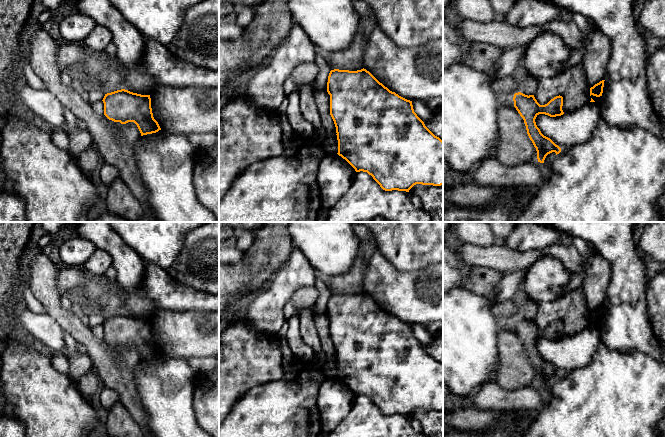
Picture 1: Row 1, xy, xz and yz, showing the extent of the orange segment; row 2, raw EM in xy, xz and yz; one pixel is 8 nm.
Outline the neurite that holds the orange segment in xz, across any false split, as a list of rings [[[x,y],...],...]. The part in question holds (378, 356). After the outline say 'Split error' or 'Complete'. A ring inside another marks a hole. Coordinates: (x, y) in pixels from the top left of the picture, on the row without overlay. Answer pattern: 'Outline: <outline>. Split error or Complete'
Outline: [[[364,292],[357,295],[331,294],[327,316],[330,319],[330,339],[337,357],[337,378],[356,396],[367,396],[385,415],[409,416],[416,408],[443,409],[443,365],[417,340],[412,325],[390,315]]]. Complete

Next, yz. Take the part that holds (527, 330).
Outline: [[[518,316],[514,318],[513,325],[514,331],[524,344],[527,358],[536,372],[538,386],[544,387],[546,380],[552,376],[555,376],[556,379],[559,378],[561,372],[541,357],[535,343],[539,338],[545,338],[550,341],[563,339],[563,321],[556,320],[547,328],[540,329],[534,319],[528,320]]]. Complete

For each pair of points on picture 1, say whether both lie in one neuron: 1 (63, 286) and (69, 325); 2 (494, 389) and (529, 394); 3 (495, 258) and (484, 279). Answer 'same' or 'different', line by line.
1: different
2: same
3: different

